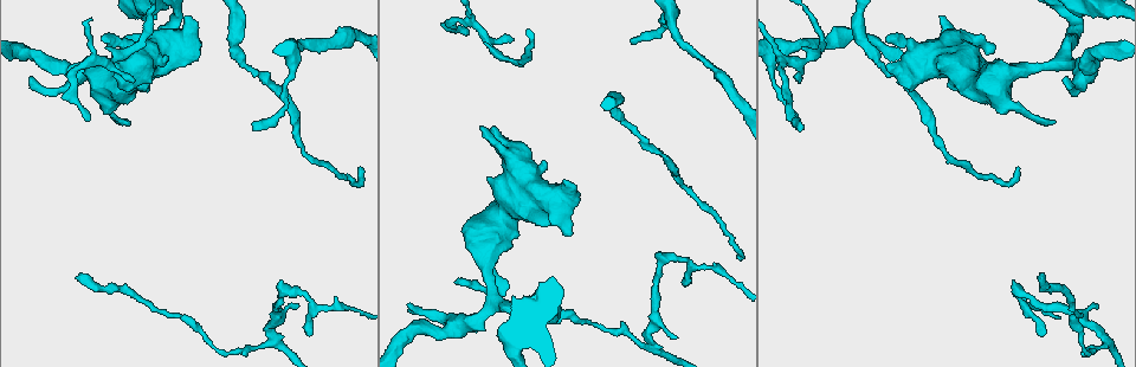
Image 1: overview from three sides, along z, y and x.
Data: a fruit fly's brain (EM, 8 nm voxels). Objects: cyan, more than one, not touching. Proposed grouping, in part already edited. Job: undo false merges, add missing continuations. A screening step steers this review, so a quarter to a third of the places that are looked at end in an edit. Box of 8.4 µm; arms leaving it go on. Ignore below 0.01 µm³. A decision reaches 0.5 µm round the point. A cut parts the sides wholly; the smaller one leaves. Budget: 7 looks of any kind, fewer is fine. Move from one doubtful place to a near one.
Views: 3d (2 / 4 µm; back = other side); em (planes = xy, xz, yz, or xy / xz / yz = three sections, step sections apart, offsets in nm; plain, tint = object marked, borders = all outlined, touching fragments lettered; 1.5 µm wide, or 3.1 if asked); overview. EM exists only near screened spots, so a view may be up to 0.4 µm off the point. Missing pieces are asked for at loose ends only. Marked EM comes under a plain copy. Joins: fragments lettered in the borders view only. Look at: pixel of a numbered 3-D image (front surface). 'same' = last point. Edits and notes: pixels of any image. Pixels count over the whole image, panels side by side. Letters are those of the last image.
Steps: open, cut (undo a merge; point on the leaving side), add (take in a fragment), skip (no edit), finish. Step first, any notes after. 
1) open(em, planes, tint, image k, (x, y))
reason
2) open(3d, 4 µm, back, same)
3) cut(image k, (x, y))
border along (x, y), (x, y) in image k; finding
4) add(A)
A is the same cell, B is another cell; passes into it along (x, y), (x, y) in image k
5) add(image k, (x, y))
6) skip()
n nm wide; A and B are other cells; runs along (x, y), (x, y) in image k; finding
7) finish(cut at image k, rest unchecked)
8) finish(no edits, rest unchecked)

open(3d, 4 µm, image 1, (590, 325))
narrows sharply

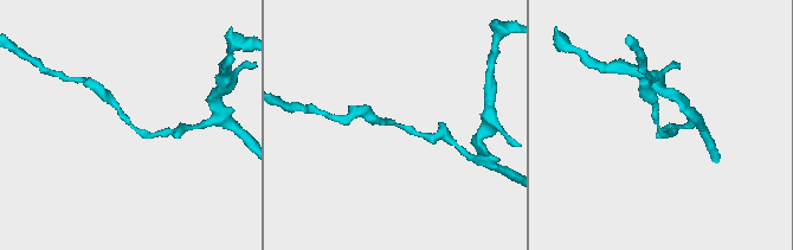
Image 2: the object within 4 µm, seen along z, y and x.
open(em, planes, tint, image 2, (129, 122))
arms of 160, 190 nm; need the tissue

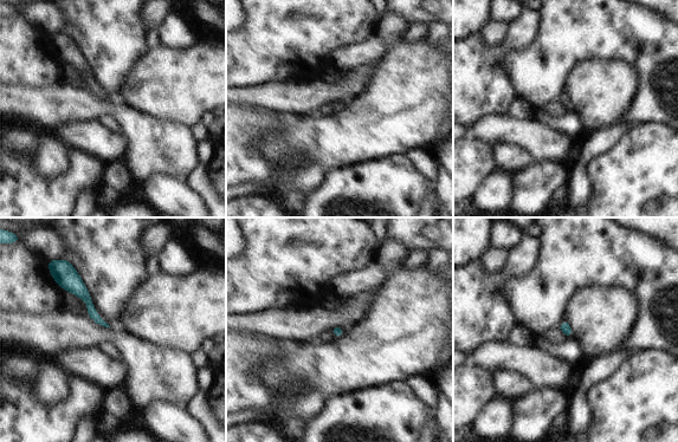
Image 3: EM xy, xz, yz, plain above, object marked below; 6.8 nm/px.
open(em, planes, borders, same)
see the neighbours

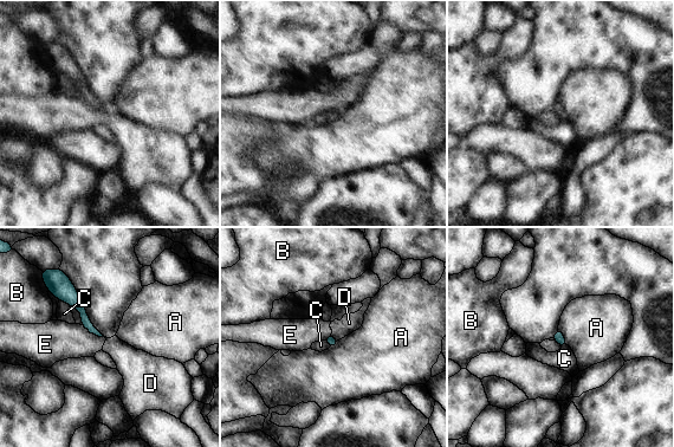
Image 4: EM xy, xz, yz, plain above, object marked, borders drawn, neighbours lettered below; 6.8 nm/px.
skip()
60 nm wide; A, B, C, D and E are other cells; border along (558, 326), (568, 344) in image 4; all the same cell

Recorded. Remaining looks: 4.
open(em, planes, borders, image 1, (1041, 278))
an open end

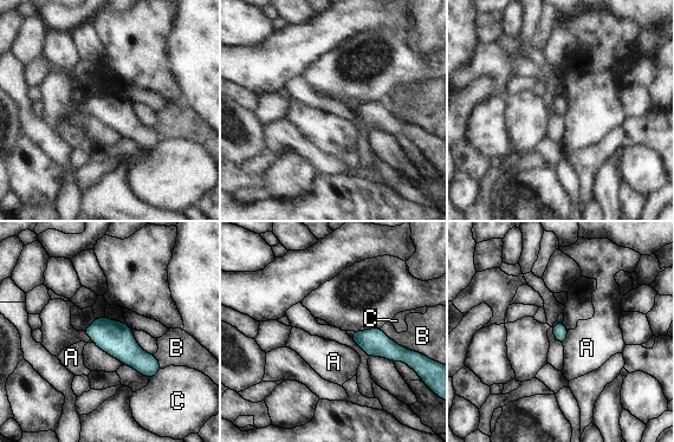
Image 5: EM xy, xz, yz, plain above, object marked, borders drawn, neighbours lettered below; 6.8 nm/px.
skip()
B touches over 240 nm; A, B and C are other cells; border along (568, 330), (568, 337), (562, 343) in image 5; no lettered fragment goes on from it

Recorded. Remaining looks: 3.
open(em, yz, step 8, borders, image 1, (676, 338))
thin end

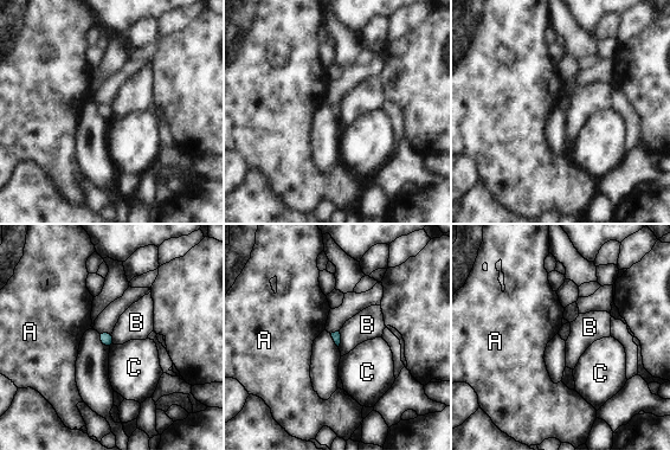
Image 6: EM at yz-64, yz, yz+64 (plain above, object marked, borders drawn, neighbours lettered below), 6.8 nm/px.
open(em, planes, borders, same)

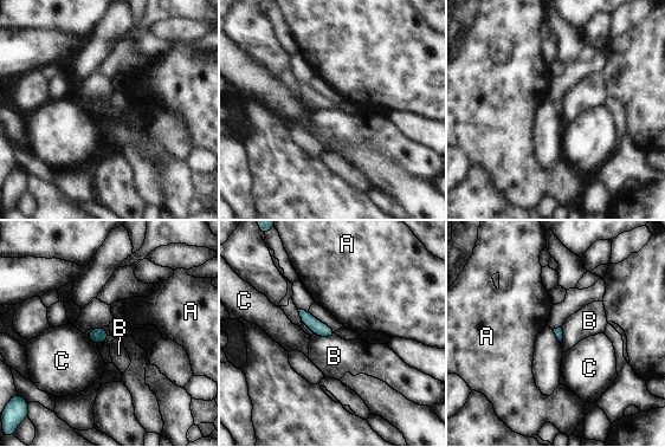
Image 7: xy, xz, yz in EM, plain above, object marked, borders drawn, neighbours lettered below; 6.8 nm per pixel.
skip()
A, B and C are other cells; border along (314, 334), (318, 336), (336, 335) in image 7; no lettered fragment goes on from it

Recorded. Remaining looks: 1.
finish(no edits, rest unchecked)

